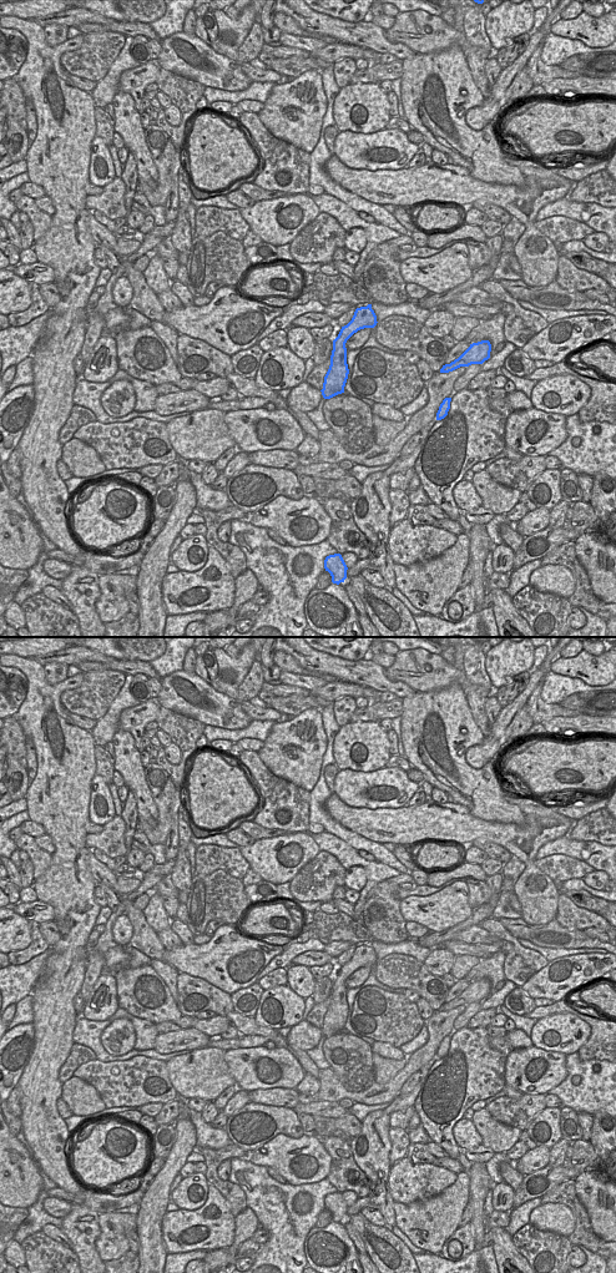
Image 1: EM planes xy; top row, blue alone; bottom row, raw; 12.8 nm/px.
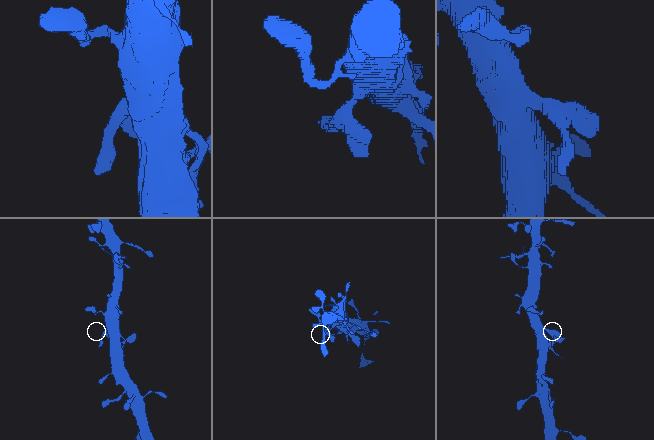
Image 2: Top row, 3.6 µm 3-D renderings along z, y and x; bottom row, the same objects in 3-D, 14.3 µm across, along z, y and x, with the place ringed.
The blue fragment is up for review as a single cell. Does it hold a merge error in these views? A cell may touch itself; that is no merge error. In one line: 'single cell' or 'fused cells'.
single cell

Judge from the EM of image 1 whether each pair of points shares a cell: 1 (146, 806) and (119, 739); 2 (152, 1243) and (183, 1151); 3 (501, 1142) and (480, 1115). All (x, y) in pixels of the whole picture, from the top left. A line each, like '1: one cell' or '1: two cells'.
1: one cell
2: one cell
3: one cell

